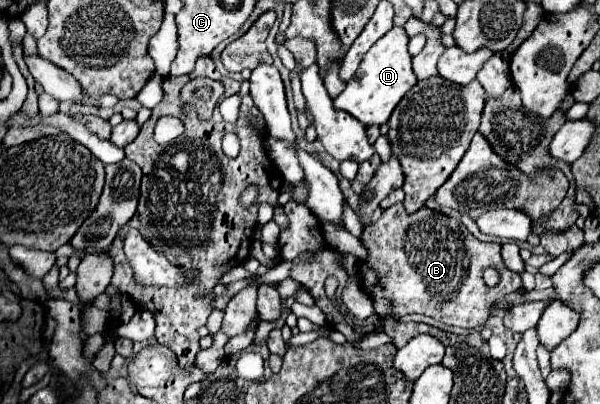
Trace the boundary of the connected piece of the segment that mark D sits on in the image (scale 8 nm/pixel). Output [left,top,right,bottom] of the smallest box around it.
[334,27,418,127]

